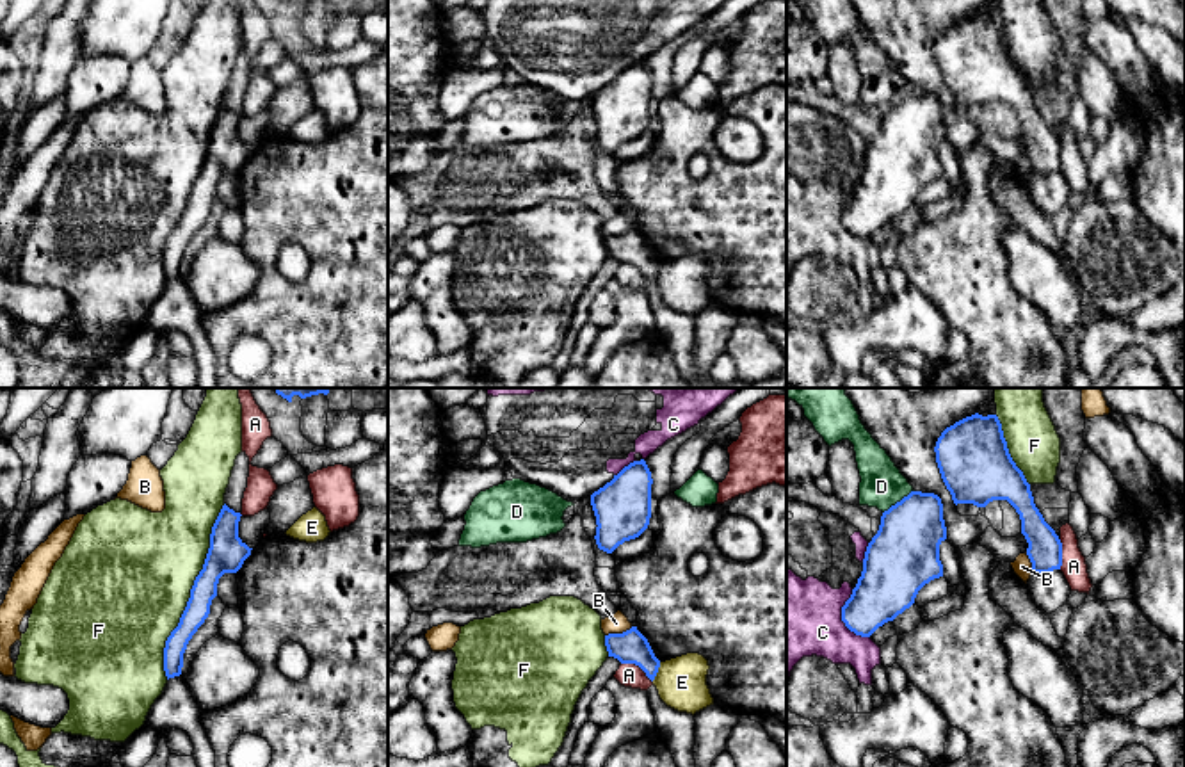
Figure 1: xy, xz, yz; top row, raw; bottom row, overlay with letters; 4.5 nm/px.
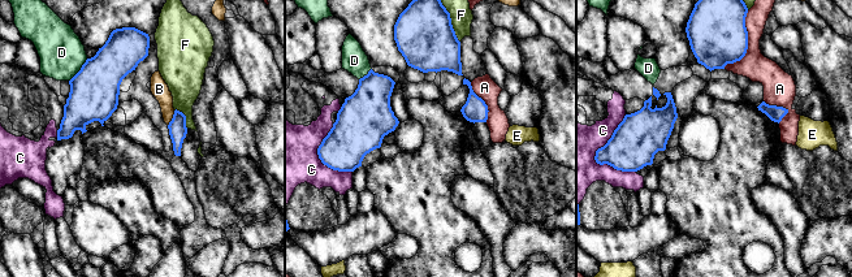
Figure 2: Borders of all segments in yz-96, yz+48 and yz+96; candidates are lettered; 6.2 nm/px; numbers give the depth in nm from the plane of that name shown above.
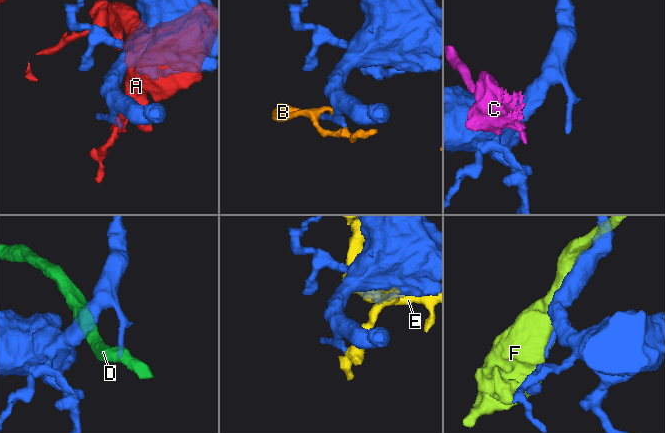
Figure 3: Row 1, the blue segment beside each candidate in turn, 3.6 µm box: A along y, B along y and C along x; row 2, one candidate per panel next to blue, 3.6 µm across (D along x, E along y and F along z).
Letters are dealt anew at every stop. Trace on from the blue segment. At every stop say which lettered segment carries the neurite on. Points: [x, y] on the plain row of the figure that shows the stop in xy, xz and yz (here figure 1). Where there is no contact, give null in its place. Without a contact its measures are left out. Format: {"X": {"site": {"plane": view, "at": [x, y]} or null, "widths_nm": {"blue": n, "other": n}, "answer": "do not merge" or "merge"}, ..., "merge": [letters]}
{"A": {"site": {"plane": "xz", "at": [637, 266]}, "widths_nm": {"blue": 150, "other": 110}, "answer": "do not merge"}, "B": {"site": {"plane": "xz", "at": [618, 235]}, "widths_nm": {"blue": 150, "other": 90}, "answer": "do not merge"}, "C": {"site": {"plane": "yz", "at": [842, 221]}, "widths_nm": {"blue": 260, "other": 380}, "answer": "do not merge"}, "D": {"site": {"plane": "yz", "at": [897, 104]}, "widths_nm": {"blue": 320, "other": 200}, "answer": "do not merge"}, "E": {"site": {"plane": "xz", "at": [657, 273]}, "widths_nm": {"blue": 150, "other": 220}, "answer": "do not merge"}, "F": {"site": {"plane": "xy", "at": [191, 193]}, "widths_nm": {"blue": 170, "other": 500}, "answer": "do not merge"}, "merge": []}

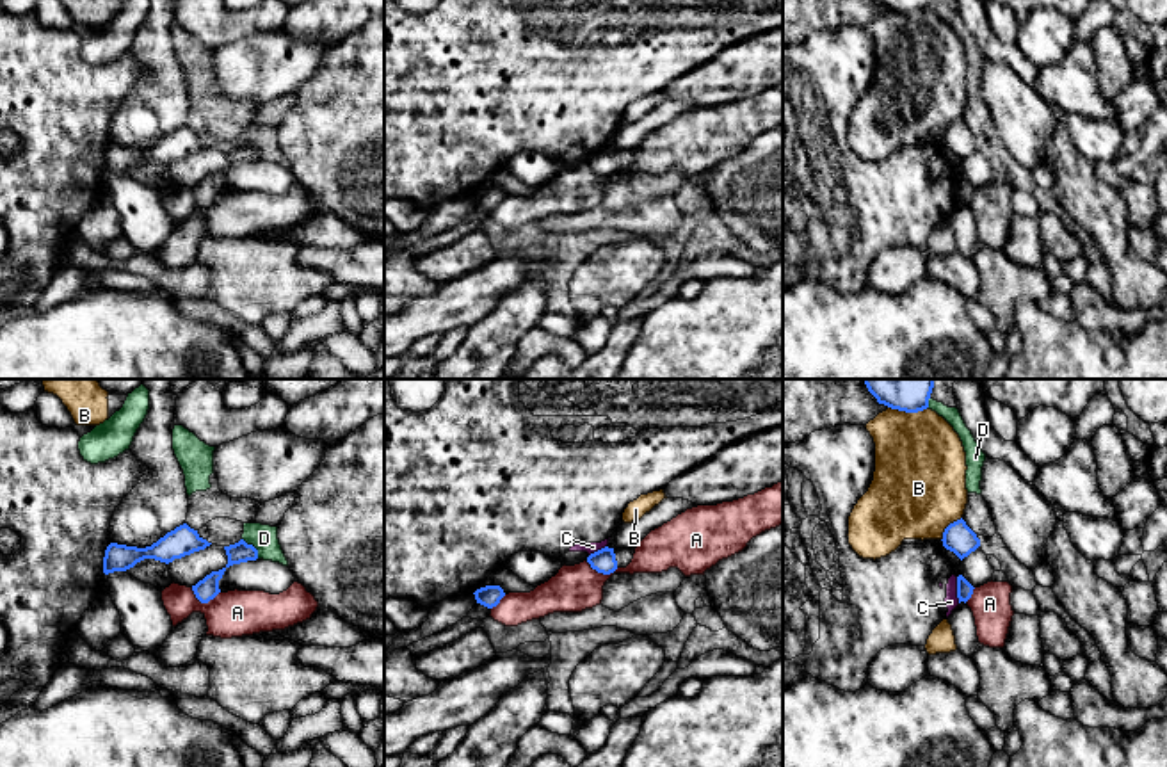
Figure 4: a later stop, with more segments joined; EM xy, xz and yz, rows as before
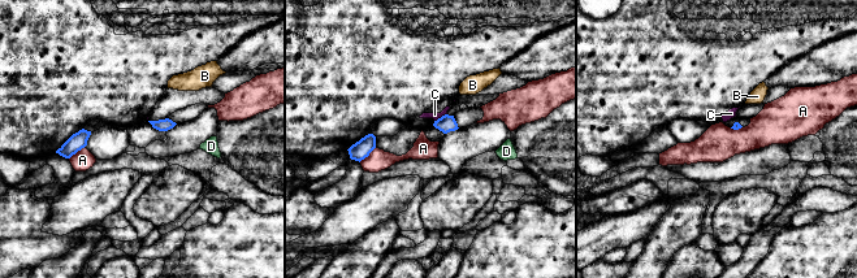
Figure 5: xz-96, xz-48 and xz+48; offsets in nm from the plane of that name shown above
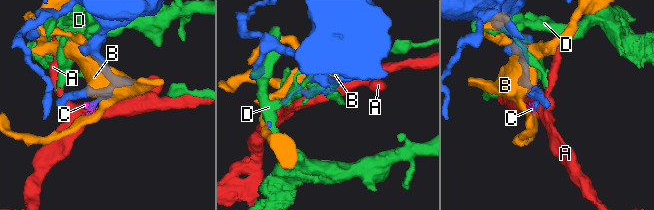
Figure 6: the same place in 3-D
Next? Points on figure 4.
{"A": {"site": {"plane": "xy", "at": [203, 203]}, "widths_nm": {"blue": 100, "other": 200}, "answer": "do not merge"}, "B": {"site": {"plane": "yz", "at": [908, 13]}, "widths_nm": {"blue": 60, "other": 420}, "answer": "do not merge"}, "C": {"site": {"plane": "yz", "at": [957, 191]}, "widths_nm": {"blue": 80, "other": 60}, "answer": "do not merge"}, "D": {"site": {"plane": "xy", "at": [253, 148]}, "widths_nm": {"blue": 100, "other": 120}, "answer": "do not merge"}, "merge": []}

